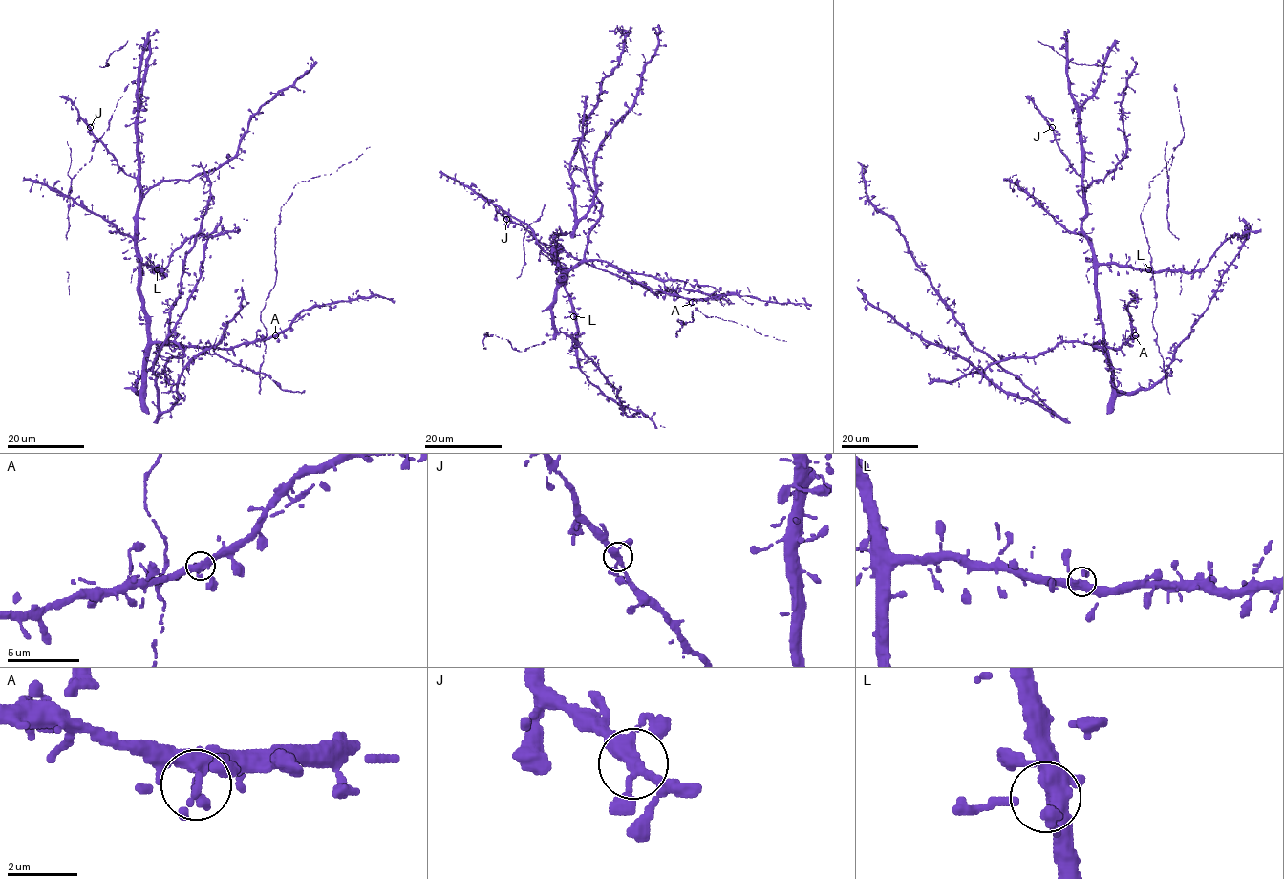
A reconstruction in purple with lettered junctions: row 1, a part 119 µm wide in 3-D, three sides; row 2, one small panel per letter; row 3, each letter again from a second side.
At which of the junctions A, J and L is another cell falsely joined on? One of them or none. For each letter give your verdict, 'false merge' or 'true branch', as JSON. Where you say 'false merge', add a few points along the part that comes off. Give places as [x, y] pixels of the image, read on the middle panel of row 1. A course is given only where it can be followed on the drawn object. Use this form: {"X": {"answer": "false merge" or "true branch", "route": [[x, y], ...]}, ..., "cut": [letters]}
{"A": {"answer": "true branch"}, "J": {"answer": "true branch"}, "L": {"answer": "true branch"}, "cut": []}

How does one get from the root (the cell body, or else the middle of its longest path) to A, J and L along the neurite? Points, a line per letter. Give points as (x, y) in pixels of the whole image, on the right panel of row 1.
A: (1084, 343), (1118, 348), (1135, 335)
J: (1084, 343), (1102, 341), (1102, 318), (1090, 239), (1081, 228), (1085, 213), (1082, 180), (1060, 150), (1052, 127)
L: (1084, 343), (1102, 341), (1097, 267), (1100, 265), (1122, 264), (1148, 269)

